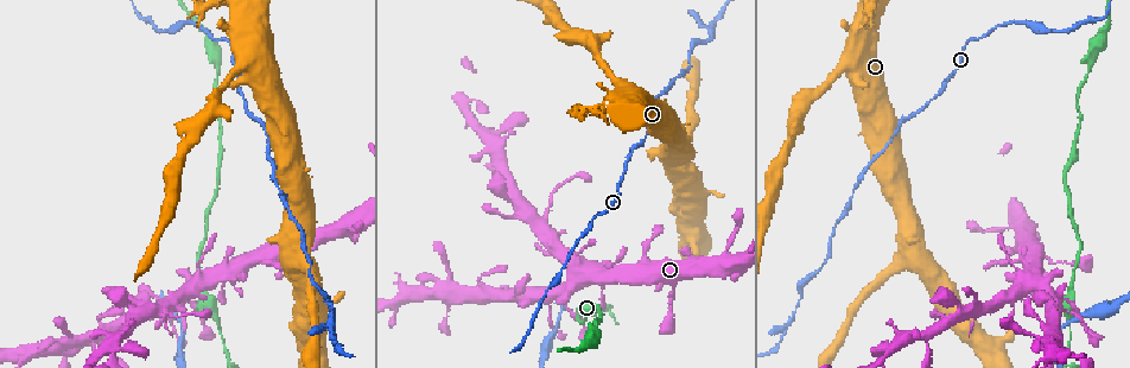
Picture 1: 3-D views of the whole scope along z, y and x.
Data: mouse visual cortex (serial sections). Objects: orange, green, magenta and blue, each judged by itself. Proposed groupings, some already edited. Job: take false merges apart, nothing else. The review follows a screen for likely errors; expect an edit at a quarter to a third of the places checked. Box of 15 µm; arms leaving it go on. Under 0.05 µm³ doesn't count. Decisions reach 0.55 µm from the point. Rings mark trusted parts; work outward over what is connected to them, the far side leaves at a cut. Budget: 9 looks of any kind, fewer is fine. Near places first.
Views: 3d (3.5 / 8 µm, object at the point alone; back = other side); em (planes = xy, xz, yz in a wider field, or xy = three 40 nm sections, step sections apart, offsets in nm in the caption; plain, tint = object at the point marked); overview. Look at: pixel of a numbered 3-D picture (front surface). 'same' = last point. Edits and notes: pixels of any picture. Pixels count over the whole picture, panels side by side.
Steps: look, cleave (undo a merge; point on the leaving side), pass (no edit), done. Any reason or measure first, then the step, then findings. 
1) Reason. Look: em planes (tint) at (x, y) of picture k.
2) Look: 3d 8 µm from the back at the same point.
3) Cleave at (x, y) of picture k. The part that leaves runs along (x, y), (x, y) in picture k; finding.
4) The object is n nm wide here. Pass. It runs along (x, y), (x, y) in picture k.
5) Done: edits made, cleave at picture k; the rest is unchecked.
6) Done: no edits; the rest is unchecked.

Thin neck. Look: 3d 8 µm at (1034, 315) of picture 1.

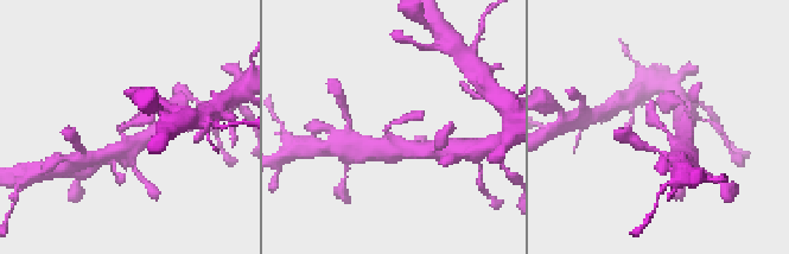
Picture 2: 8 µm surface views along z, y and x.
Zoom in. Look: 3d 3.5 µm at (125, 126) of picture 2.

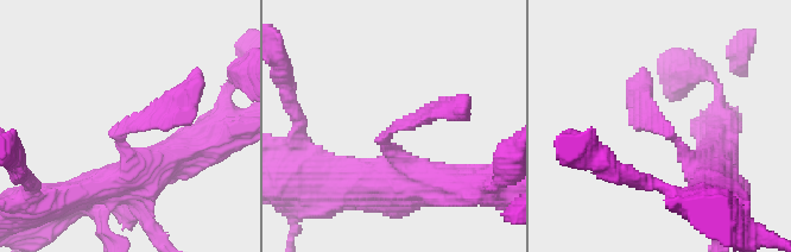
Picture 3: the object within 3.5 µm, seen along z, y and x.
The arms are 250, 400 nm wide. Look: em xy step 2 (tint) at (129, 128) of picture 3.

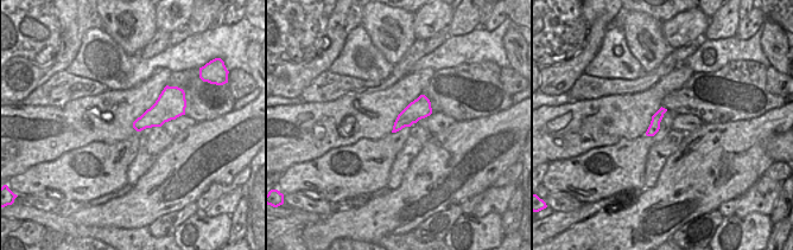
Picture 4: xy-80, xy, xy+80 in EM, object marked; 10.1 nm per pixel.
Pass. It runs along (663, 110), (648, 133) in picture 4; one cell here.

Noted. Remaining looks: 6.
Sharp bend. Look: 3d 3.5 µm at (610, 306) of picture 1.

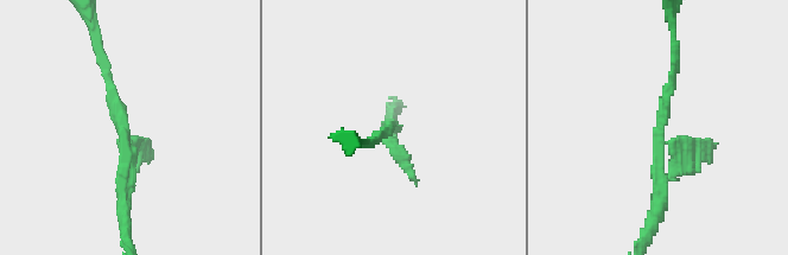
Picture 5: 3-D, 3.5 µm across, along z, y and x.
Need the tissue. Look: em xy step 5 (tint) at (388, 130) of picture 5.

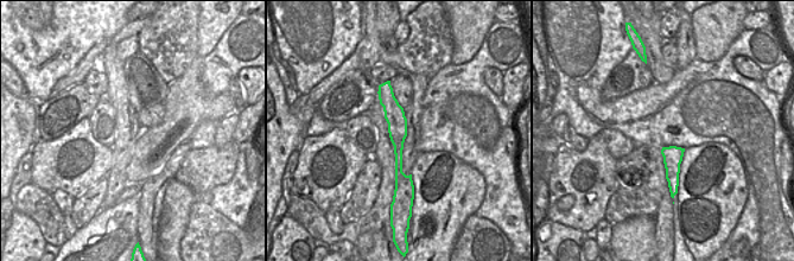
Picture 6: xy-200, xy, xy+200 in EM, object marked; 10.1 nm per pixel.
Another direction. Look: em xy step 2 (tint) at the same point.

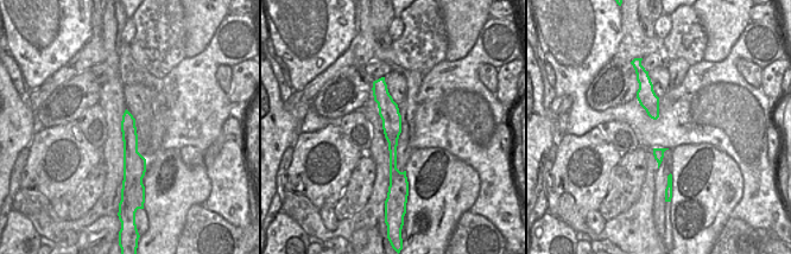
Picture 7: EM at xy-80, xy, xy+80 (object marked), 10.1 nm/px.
Pass. All the same cell.

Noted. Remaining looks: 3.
Three arms meet. Look: 3d 3.5 µm at (993, 305) of picture 1.

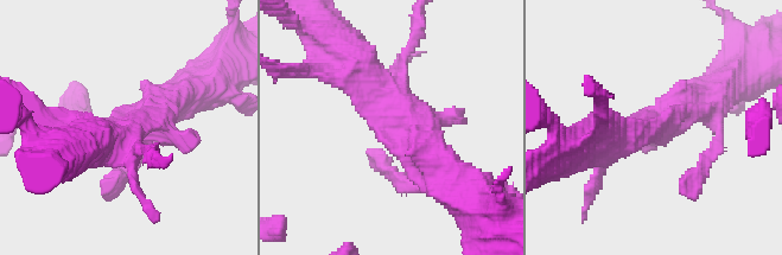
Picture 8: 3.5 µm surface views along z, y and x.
Look: em xy step 3 (tint) at (394, 121) of picture 8.

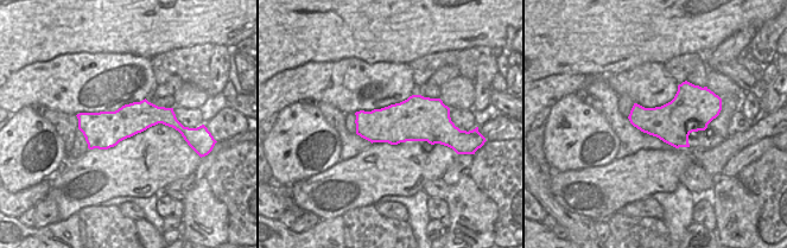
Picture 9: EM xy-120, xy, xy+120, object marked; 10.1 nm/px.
Cut it another way. Look: em xy step 2 (tint) at the same point.

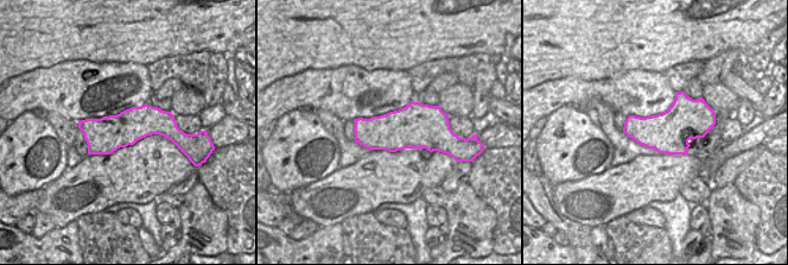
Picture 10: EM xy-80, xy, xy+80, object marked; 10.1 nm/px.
Pass. It runs along (81, 125), (166, 126), (175, 128) in picture 10; one cell here.

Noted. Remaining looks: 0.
Done: no edits; the rest is unchecked.

